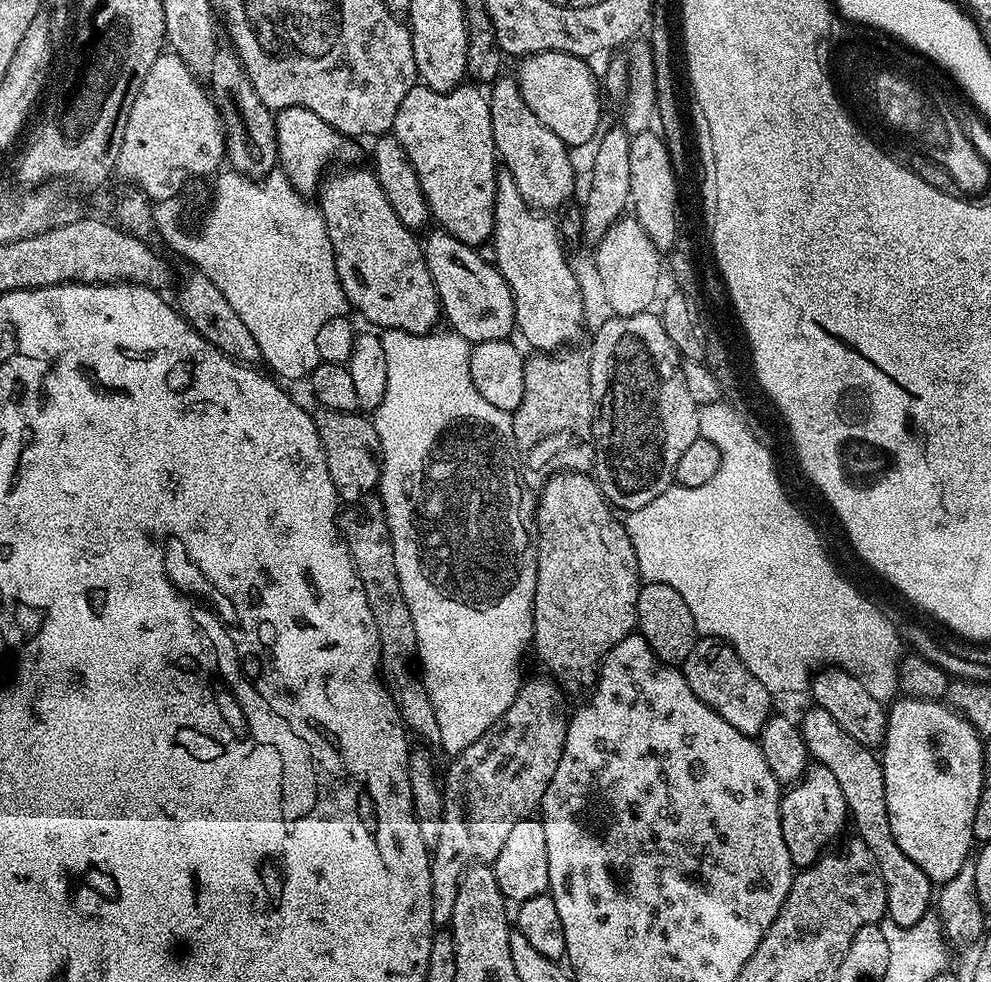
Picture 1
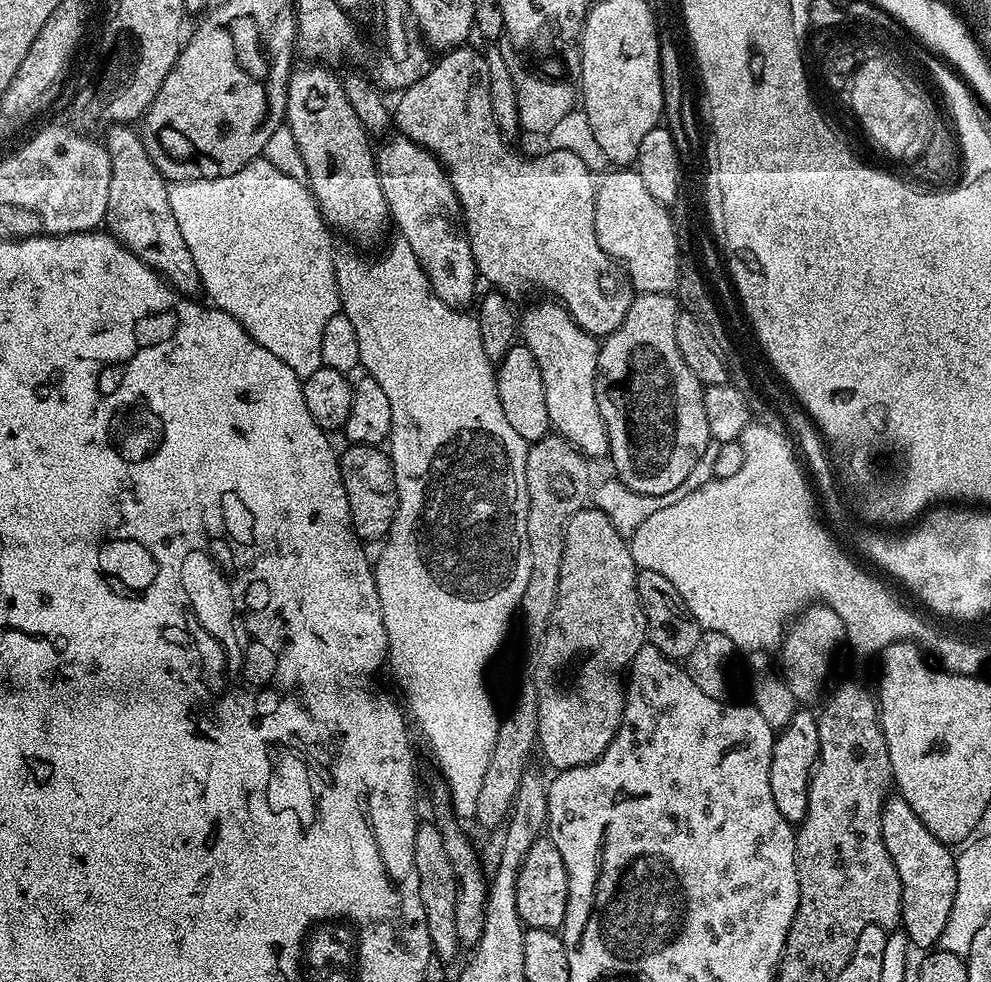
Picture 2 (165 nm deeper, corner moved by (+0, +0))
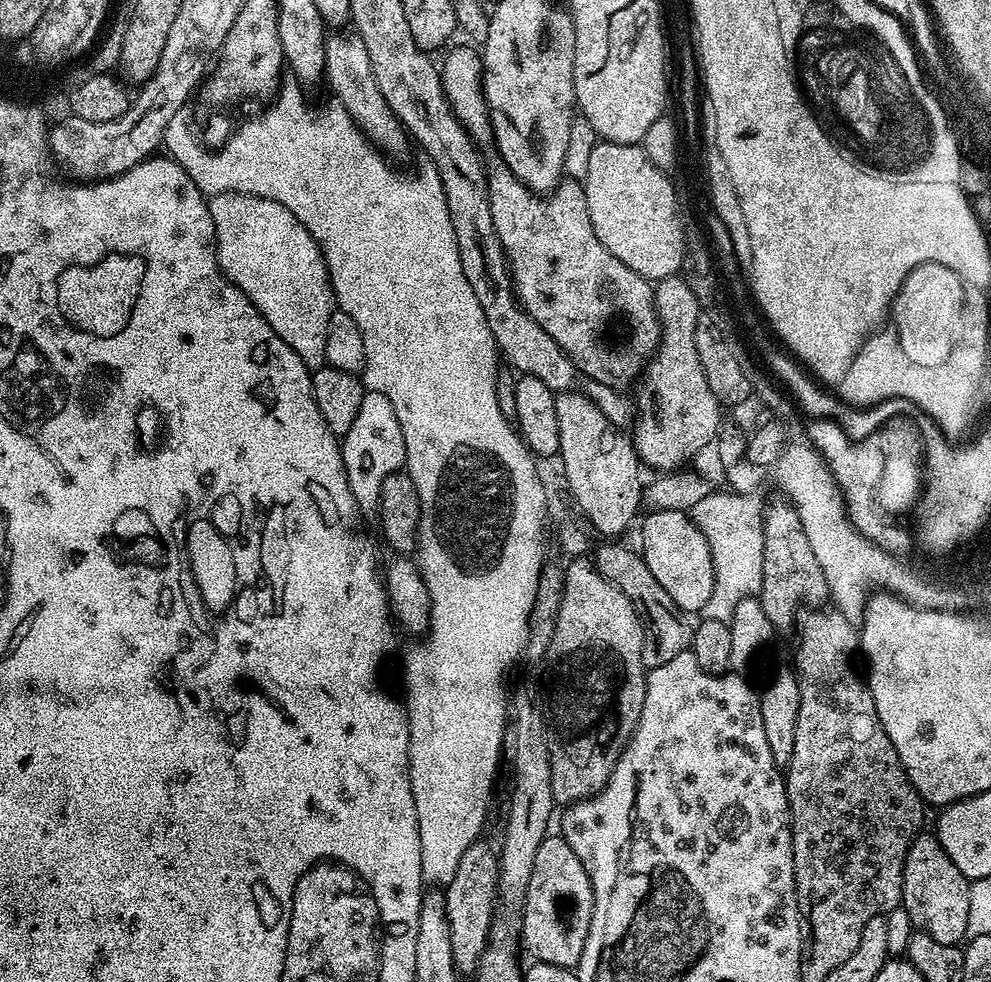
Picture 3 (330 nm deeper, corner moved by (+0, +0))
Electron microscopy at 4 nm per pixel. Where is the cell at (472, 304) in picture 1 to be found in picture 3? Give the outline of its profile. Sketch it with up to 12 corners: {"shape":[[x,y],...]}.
{"shape":[[359,36],[324,41],[335,103],[385,154],[410,148]]}

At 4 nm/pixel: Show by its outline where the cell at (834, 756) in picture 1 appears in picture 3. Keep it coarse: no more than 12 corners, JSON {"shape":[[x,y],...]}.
{"shape":[[935,835],[904,859],[902,912],[915,931],[959,945],[969,883]]}

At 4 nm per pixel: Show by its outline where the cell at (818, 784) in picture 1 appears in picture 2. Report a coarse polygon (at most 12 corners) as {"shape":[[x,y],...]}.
{"shape":[[797,707],[775,733],[770,794],[778,814],[804,821],[818,758],[818,716]]}

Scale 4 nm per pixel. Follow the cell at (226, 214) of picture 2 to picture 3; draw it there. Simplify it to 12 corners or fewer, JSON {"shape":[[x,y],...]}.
{"shape":[[211,197],[216,257],[308,369],[325,367],[324,255],[286,206]]}

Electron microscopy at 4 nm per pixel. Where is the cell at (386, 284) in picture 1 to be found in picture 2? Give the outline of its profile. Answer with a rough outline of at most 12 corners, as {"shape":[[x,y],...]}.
{"shape":[[320,62],[293,67],[286,126],[324,223],[390,228],[374,144]]}

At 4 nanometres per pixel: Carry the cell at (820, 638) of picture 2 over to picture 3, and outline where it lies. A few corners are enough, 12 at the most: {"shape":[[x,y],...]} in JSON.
{"shape":[[795,504],[764,510],[758,593],[777,633],[830,596]]}

